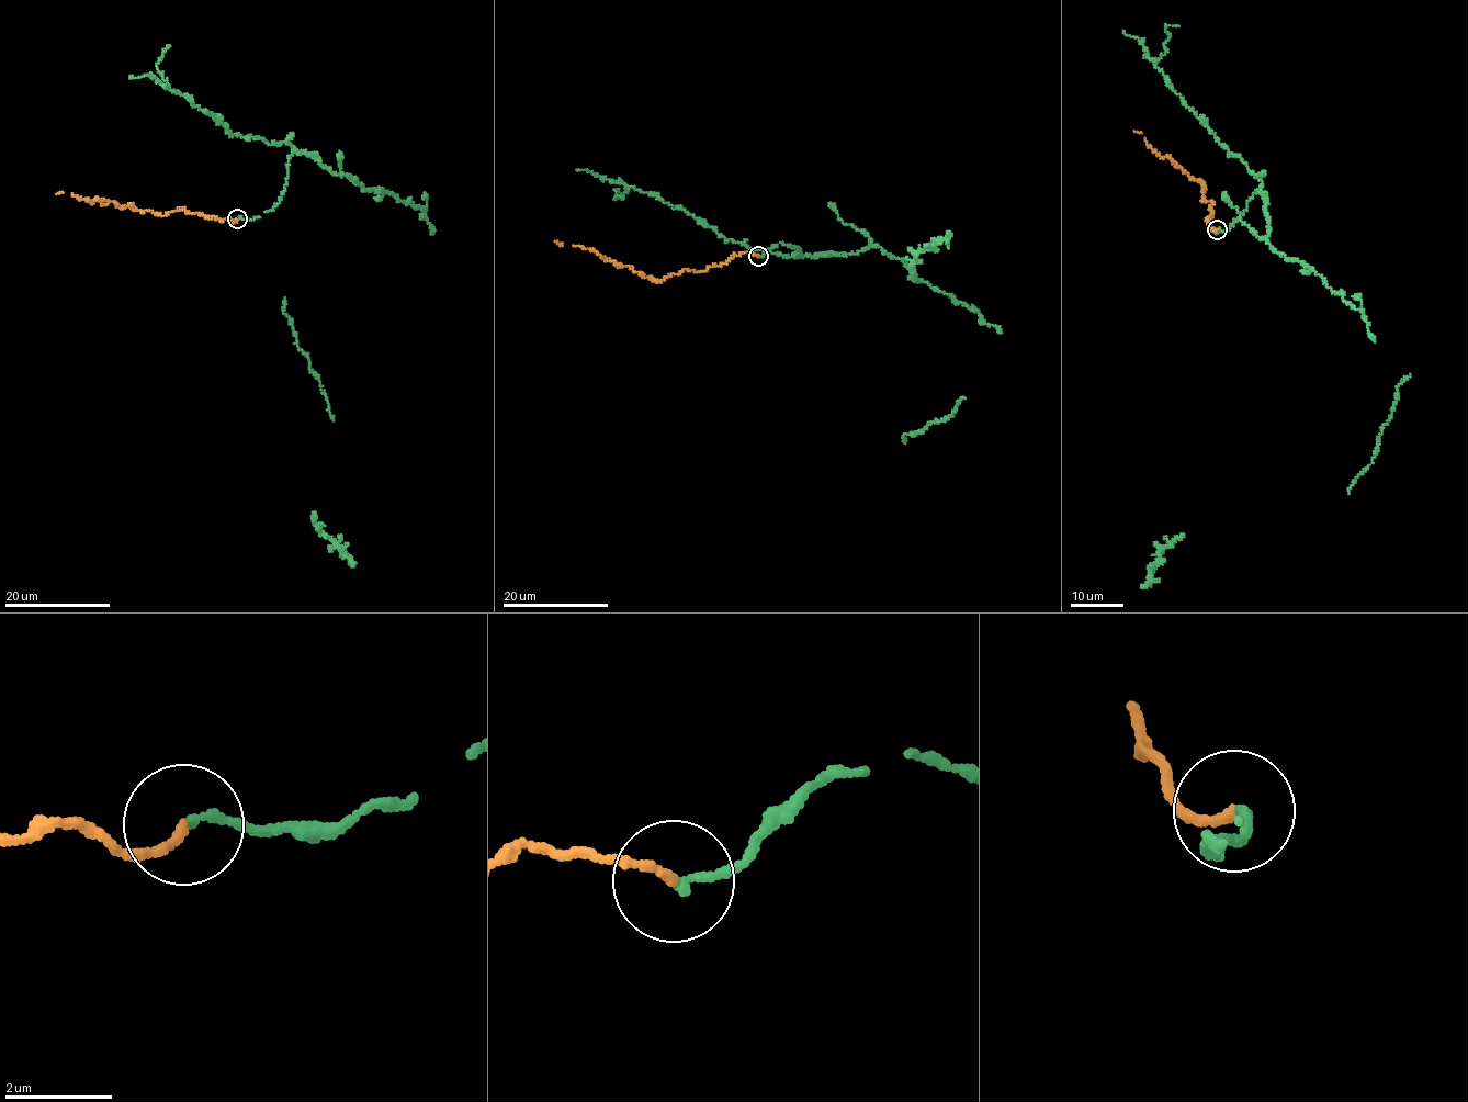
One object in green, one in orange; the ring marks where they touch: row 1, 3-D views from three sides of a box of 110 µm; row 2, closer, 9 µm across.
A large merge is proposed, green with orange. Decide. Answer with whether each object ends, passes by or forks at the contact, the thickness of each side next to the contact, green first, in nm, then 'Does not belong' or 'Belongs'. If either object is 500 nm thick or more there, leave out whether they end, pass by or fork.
At the ring green ends. At the ring orange ends. Thickness 160 nm (green) against 180 nm. Belongs

